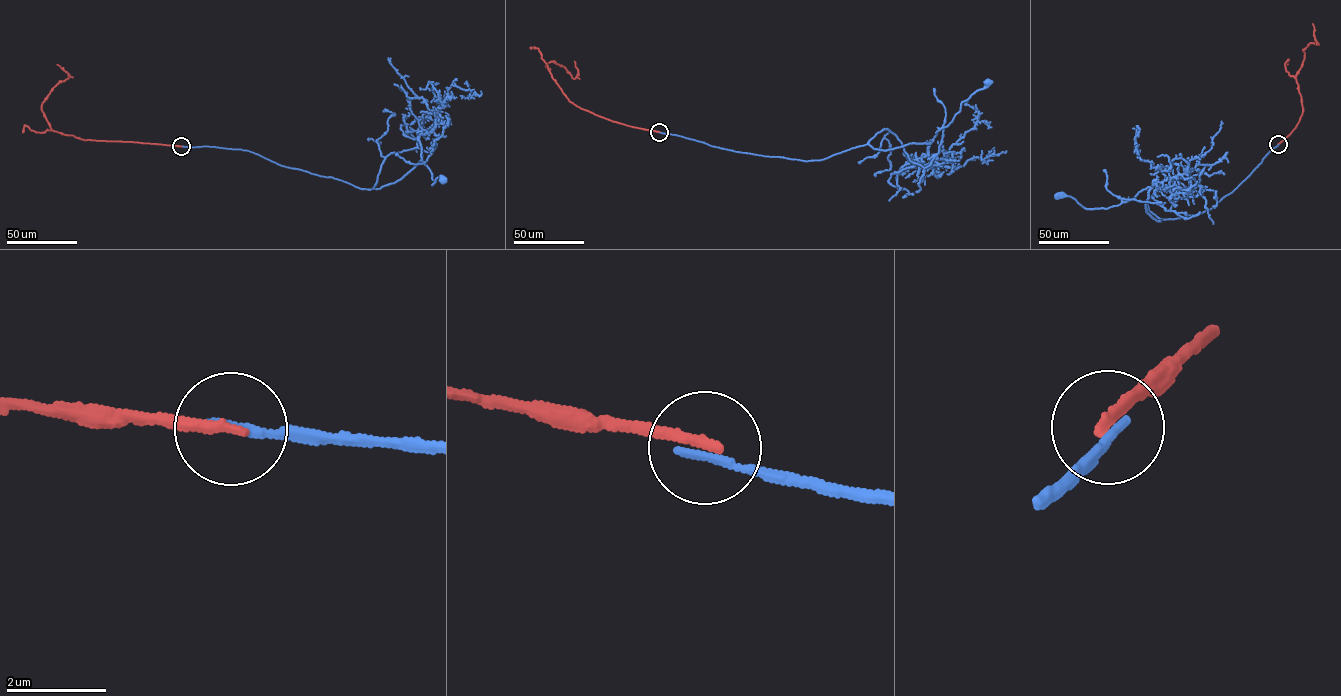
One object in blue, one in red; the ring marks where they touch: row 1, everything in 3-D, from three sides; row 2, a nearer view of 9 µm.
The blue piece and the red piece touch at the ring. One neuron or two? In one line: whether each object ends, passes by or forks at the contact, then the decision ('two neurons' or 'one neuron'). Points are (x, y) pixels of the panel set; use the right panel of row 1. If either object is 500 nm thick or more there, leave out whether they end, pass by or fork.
blue ends there; red ends there; two neurons

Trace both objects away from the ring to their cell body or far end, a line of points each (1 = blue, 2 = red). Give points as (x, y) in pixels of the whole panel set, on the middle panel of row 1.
1: (659, 132), (806, 161), (867, 144), (887, 150), (929, 144), (963, 101), (988, 82)
2: (659, 132), (613, 121), (570, 102), (546, 65), (552, 61), (561, 65), (574, 79), (578, 73), (574, 61)

